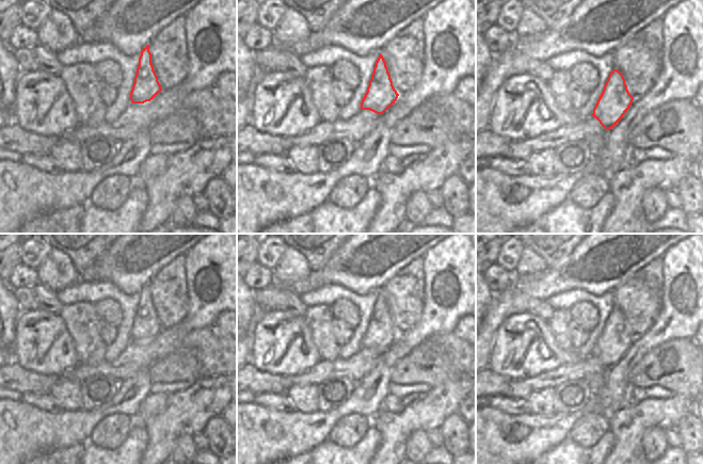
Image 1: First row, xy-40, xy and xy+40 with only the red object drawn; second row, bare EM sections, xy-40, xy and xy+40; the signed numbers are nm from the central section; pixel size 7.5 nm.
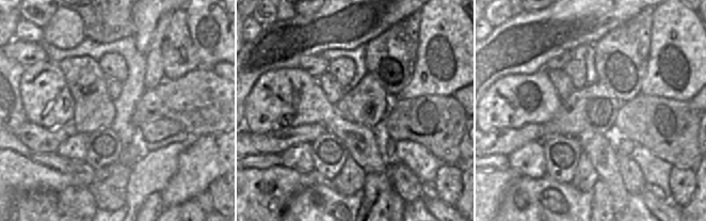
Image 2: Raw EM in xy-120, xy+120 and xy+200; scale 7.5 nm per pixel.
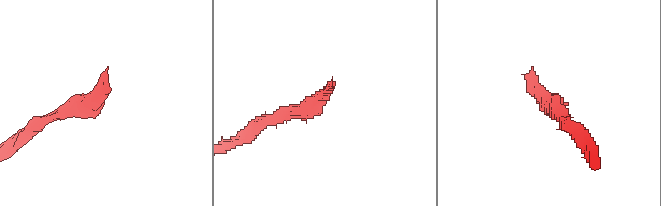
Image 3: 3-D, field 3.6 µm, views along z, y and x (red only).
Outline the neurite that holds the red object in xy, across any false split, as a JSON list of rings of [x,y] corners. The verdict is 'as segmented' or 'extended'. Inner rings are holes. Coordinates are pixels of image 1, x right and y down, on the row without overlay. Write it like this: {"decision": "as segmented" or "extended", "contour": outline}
{"decision": "as segmented", "contour": [[[380,292],[367,331],[361,341],[361,349],[370,349],[382,354],[395,342],[398,335],[399,333],[393,324],[386,301]]]}

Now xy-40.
{"decision": "as segmented", "contour": [[[149,284],[143,287],[140,292],[139,305],[130,331],[130,339],[132,342],[144,342],[150,340],[162,330],[151,303]]]}

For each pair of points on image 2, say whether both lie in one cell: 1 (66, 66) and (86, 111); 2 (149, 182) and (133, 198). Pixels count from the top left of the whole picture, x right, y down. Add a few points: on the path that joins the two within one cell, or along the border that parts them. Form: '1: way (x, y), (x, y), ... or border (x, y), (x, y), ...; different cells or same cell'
1: way (71, 77), (71, 84), (84, 100); same cell
2: way (145, 186), (138, 193); same cell

